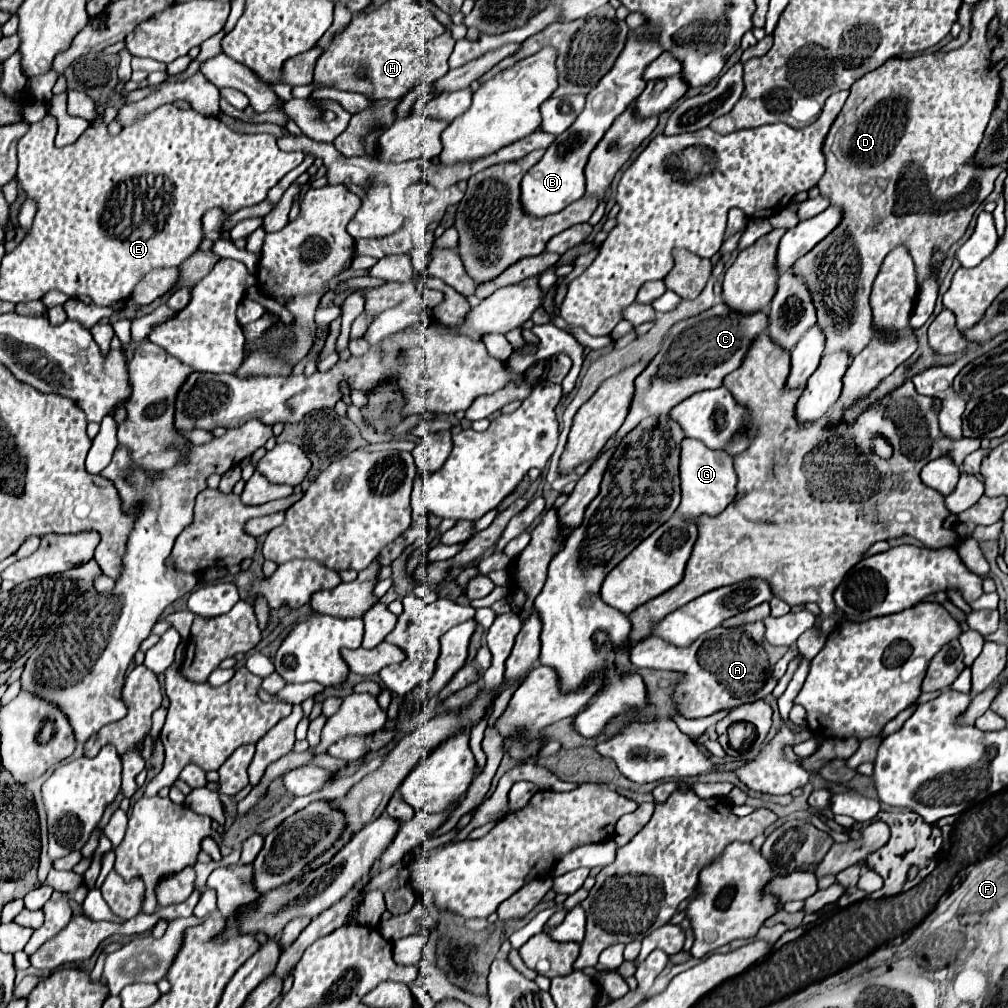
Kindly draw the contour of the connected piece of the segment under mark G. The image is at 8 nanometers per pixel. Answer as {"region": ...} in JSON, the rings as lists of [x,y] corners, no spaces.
{"region":[[[684,438],[680,442],[680,488],[682,488],[682,502],[678,512],[684,516],[688,512],[690,518],[700,514],[716,516],[722,512],[736,496],[736,474],[732,468],[732,456],[722,450],[706,448],[700,440]]]}

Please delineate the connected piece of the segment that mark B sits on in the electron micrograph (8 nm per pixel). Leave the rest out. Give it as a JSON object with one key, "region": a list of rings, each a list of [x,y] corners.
{"region":[[[638,28],[630,32],[630,40],[626,42],[626,48],[622,50],[622,56],[616,60],[614,68],[588,94],[586,106],[582,114],[576,118],[576,122],[566,132],[562,132],[554,140],[554,144],[550,144],[542,160],[534,164],[522,178],[520,206],[526,214],[534,218],[544,218],[548,214],[556,214],[564,210],[568,204],[584,196],[584,168],[588,154],[602,140],[606,130],[616,120],[616,116],[620,116],[626,110],[626,106],[642,94],[642,90],[646,88],[646,82],[642,80],[642,72],[646,64],[650,64],[654,58],[662,54],[658,52],[658,44],[642,44],[642,40],[634,40],[634,32],[638,32]]]}

